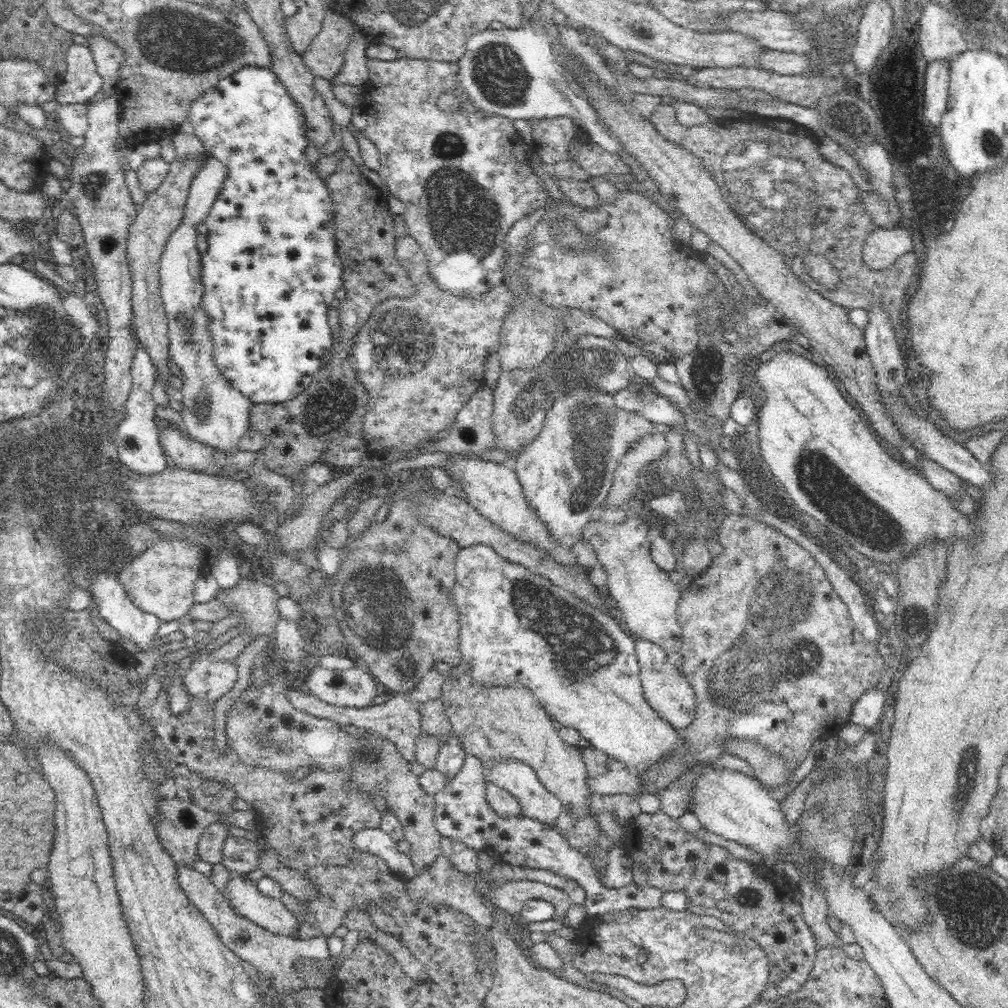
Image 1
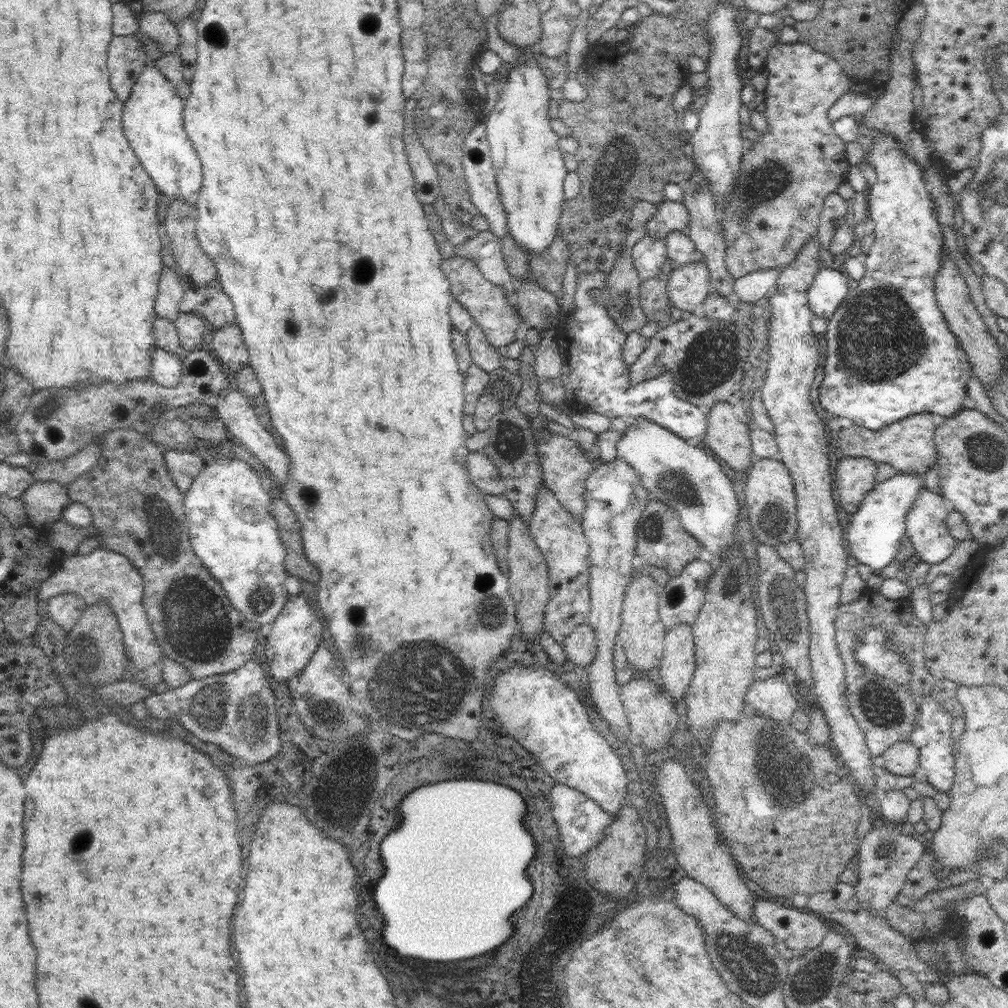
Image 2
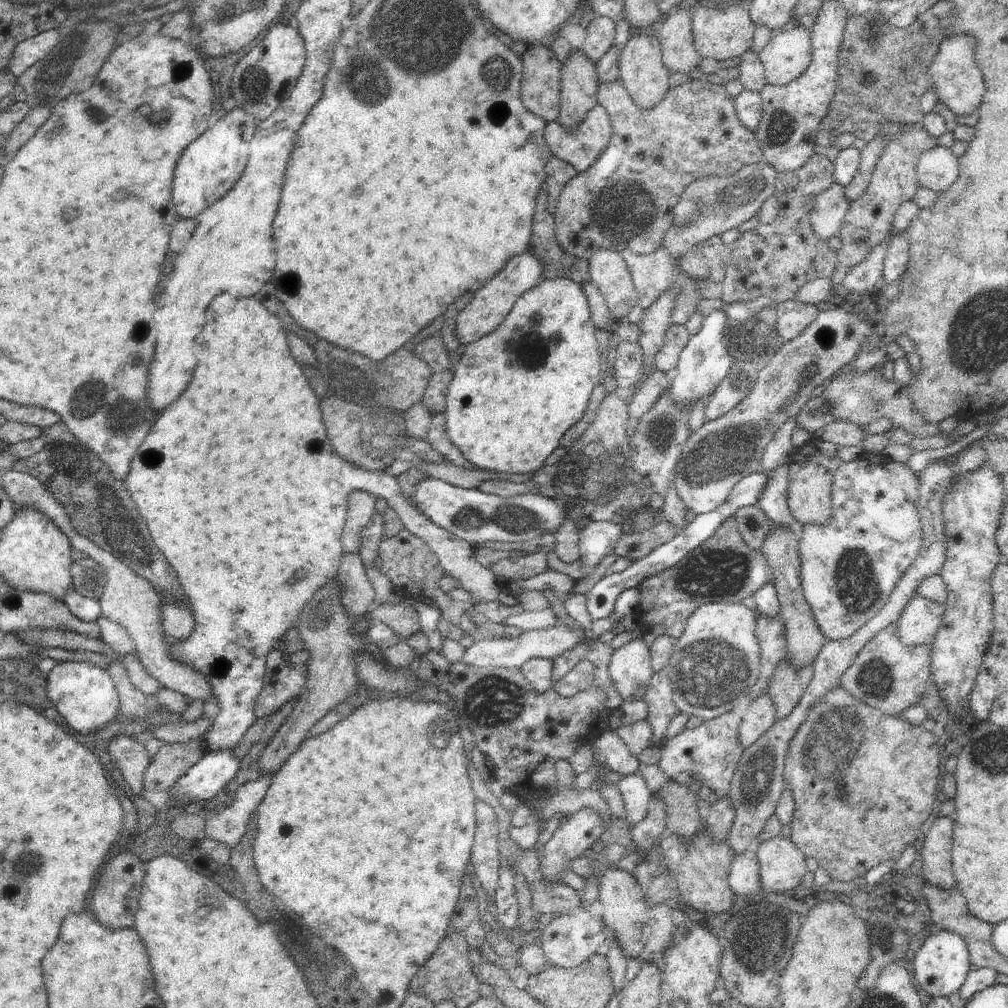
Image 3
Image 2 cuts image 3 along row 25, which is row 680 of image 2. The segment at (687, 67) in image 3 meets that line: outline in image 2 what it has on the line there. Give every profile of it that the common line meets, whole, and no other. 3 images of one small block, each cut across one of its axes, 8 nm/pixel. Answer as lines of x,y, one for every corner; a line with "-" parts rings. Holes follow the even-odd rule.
677,624
665,632
665,646
661,666
657,668
663,692
673,700
687,698
687,688
695,670
695,644
693,632
687,624

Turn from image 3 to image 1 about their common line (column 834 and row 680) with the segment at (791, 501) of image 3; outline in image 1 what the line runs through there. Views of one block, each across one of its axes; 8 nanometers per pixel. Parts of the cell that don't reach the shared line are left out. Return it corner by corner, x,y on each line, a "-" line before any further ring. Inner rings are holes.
460,662
452,666
452,676
450,672
444,676
442,704
446,706
452,732
462,740
464,752
478,758
486,770
504,760
528,764
538,776
540,784
548,792
556,794
564,806
572,808
578,818
590,816
590,786
586,764
576,746
562,742
554,730
550,714
540,706
528,688
520,684
512,684
508,688
480,686
470,678
470,666

